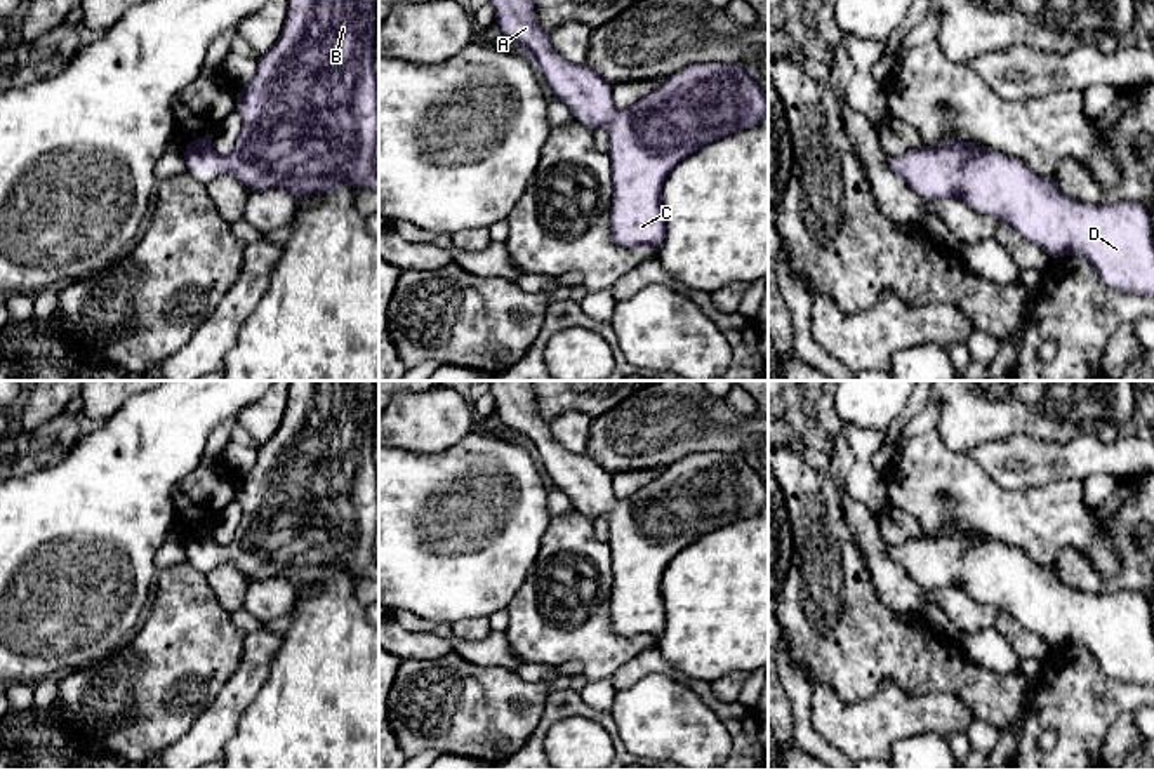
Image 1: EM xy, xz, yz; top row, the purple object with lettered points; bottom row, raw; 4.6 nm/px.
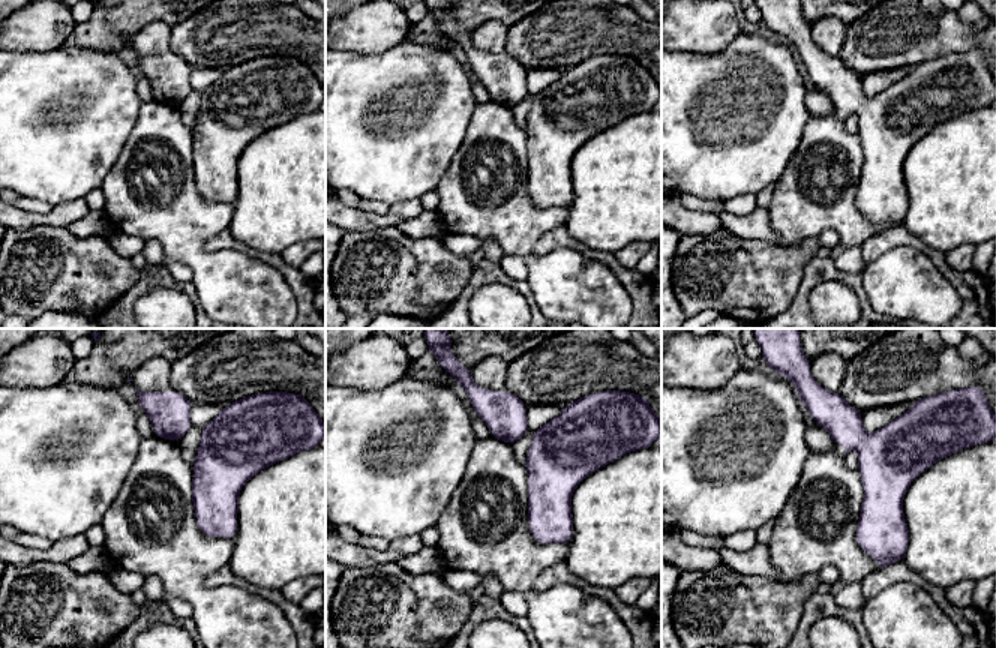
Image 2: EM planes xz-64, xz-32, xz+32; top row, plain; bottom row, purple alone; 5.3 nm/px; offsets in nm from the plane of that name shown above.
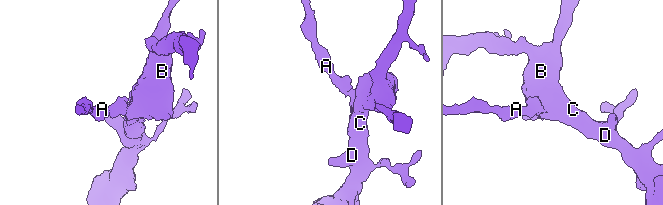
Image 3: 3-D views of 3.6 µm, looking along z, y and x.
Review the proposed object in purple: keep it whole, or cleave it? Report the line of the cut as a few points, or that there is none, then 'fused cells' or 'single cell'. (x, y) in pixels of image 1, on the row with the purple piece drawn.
no cut | single cell

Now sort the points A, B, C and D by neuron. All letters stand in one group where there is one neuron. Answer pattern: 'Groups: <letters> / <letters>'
Groups: A B C D

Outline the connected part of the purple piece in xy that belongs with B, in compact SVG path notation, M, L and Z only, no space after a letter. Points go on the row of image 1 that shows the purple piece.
M288 0L287 19L282 35L275 45L255 61L252 80L236 92L235 111L242 116L242 130L233 151L221 156L212 148L214 134L207 134L184 144L182 155L186 172L229 172L236 181L252 191L287 189L295 198L311 193L327 193L341 186L355 186L358 189L379 191L379 172L375 170L375 149L379 146L379 80L374 71L374 37L375 37L375 0Z

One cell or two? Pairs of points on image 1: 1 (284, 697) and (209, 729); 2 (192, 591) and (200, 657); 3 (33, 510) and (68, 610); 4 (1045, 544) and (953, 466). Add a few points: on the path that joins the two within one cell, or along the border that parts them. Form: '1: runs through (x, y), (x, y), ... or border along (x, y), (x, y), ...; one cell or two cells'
1: border along (265, 680), (223, 751); two cells
2: runs through (192, 607), (192, 642); one cell
3: runs through (33, 534), (33, 572), (46, 586); one cell
4: runs through (1022, 522), (1017, 517), (1001, 515), (975, 489); one cell

